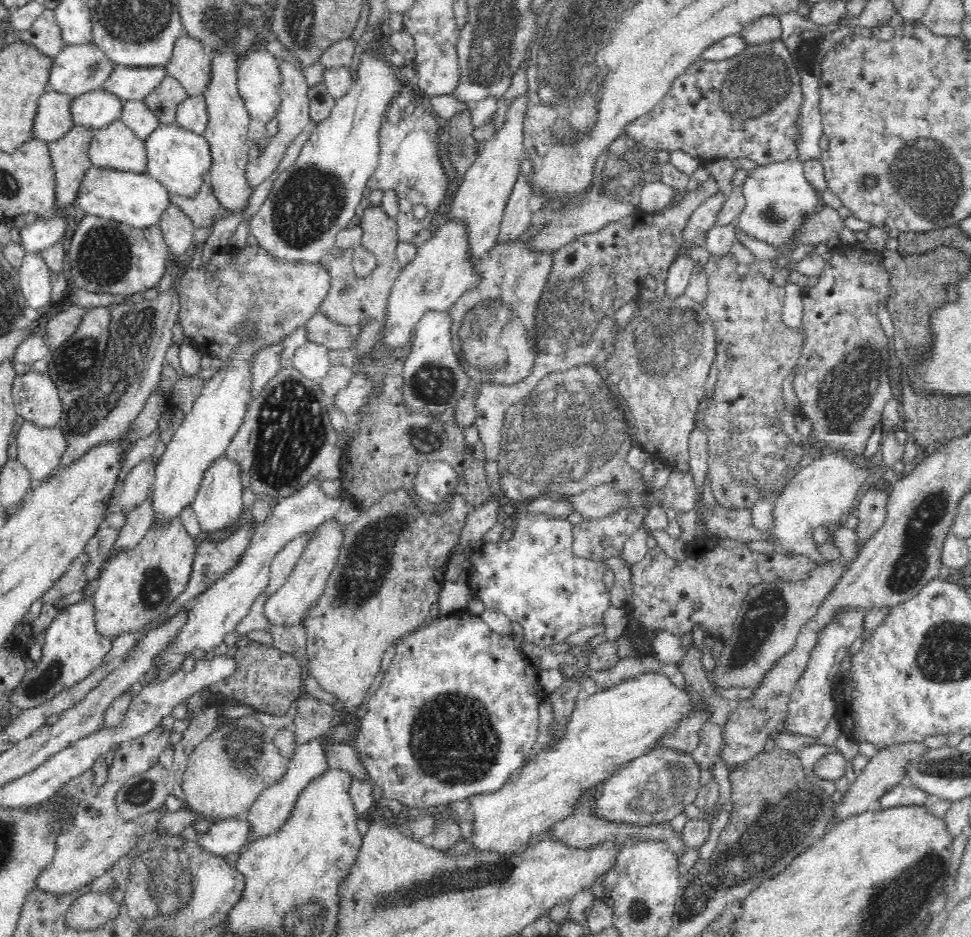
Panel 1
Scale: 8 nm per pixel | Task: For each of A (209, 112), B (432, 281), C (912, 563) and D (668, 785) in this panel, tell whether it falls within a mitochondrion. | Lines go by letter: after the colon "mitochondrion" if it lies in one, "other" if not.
A: other
B: mitochondrion
C: mitochondrion
D: mitochondrion

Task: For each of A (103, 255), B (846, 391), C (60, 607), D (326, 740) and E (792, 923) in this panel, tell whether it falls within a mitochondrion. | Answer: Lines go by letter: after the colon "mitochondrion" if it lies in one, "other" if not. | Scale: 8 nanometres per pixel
A: mitochondrion
B: mitochondrion
C: other
D: other
E: other

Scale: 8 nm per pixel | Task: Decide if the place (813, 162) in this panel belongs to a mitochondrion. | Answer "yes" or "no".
no

